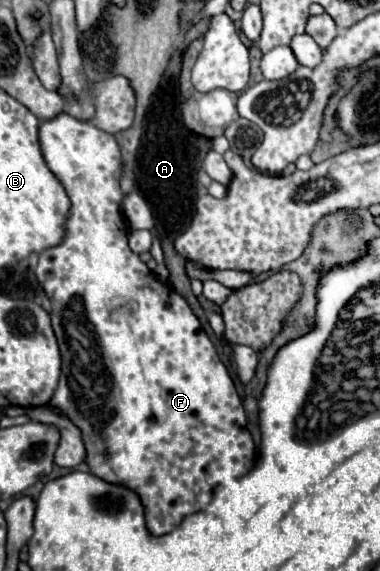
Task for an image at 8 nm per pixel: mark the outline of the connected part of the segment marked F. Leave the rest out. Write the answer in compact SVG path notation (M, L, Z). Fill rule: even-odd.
M64 112L58 118L46 120L46 122L40 124L40 146L42 146L42 154L44 154L44 160L48 164L48 168L62 182L62 186L66 188L66 194L68 194L68 198L72 202L70 218L66 222L66 236L64 236L62 244L40 252L38 266L34 270L34 274L38 278L38 284L42 286L44 294L52 302L52 312L50 312L52 328L54 328L54 334L58 338L58 346L60 346L60 354L62 354L62 376L60 376L60 384L58 384L50 404L62 408L68 414L68 418L84 432L86 462L90 466L90 472L100 476L102 480L108 480L108 482L114 482L114 484L128 484L128 488L136 490L140 494L144 510L146 510L148 530L152 534L160 536L160 534L170 532L172 528L176 528L176 524L180 524L180 520L188 512L194 512L196 508L204 508L204 504L208 504L208 500L212 498L212 488L222 478L226 478L230 474L244 476L252 468L252 464L256 460L256 448L254 448L250 432L246 430L244 408L242 408L240 396L238 396L238 392L234 388L234 382L228 376L226 366L220 362L214 344L210 342L210 338L202 330L200 320L194 316L194 312L190 310L186 300L180 294L176 294L172 288L164 286L164 282L160 282L152 274L152 270L138 258L138 254L134 254L128 248L128 238L126 238L128 236L128 224L124 222L124 218L120 214L122 160L120 160L120 148L118 148L118 142L114 140L114 136L100 130L100 128L96 128L90 122L76 120L74 116L68 116ZM130 300L136 302L136 310L126 308L126 302L130 302Z

